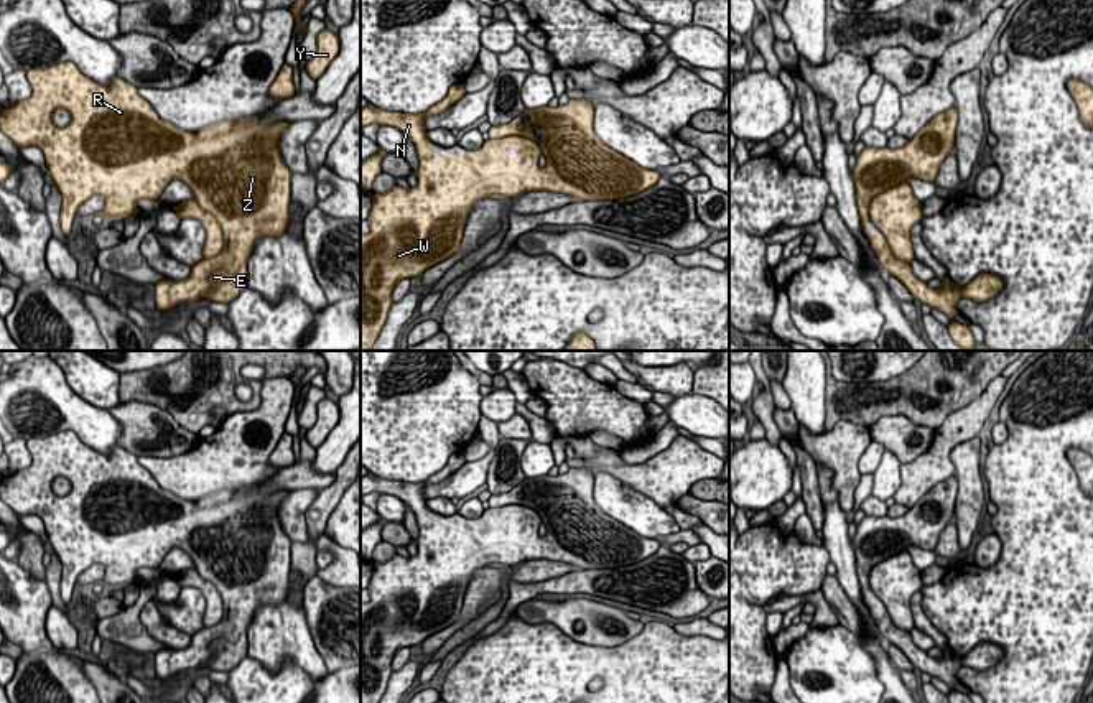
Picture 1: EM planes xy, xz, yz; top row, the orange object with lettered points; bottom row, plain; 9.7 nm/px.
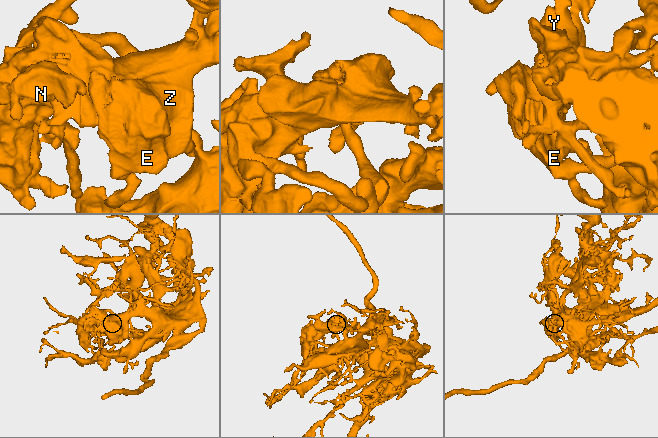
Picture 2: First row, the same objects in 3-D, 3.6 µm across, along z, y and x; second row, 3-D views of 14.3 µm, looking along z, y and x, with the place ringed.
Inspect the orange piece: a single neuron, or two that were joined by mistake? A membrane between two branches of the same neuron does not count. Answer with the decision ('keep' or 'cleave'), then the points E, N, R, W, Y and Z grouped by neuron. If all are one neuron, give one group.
keep; groups E N R W Y Z

